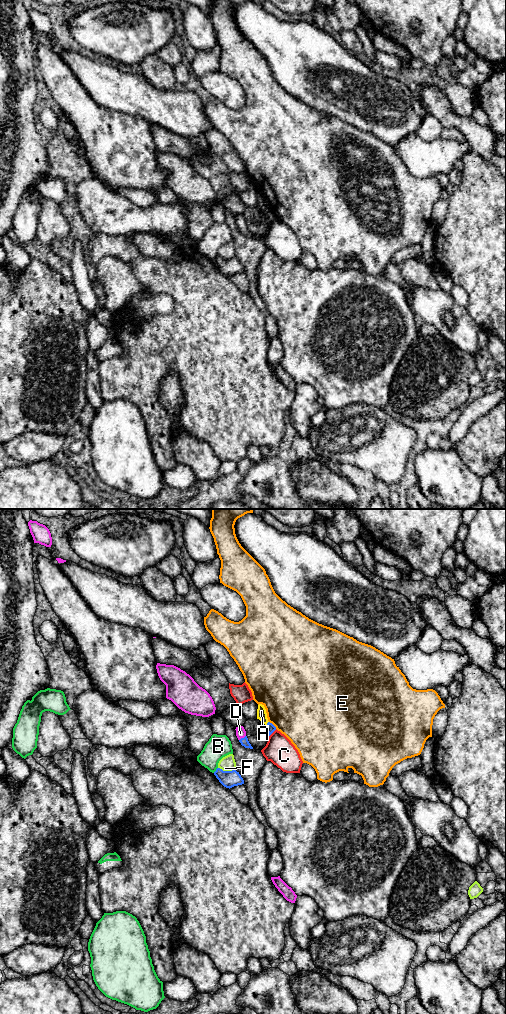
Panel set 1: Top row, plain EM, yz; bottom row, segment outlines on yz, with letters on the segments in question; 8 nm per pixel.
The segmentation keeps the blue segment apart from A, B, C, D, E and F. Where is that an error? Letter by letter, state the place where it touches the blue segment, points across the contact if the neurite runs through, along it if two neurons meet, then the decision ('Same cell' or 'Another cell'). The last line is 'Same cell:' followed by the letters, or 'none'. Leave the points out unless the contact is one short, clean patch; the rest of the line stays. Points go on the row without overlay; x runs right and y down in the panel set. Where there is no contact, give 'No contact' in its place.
A: Touches blue at yz (267, 211). Another cell
B: Touches blue at yz (216, 258). Boundary: yz (217, 255), (213, 260). Another cell
C: Touches blue at yz (272, 220). Another cell
D: Touches blue at yz (242, 226). Path across: yz (244, 229), (242, 226), (240, 219). Same cell
E: Touches blue at yz (273, 213). Another cell
F: Touches blue at yz (226, 259). Boundary: yz (218, 255), (223, 258), (234, 258). Another cell
Same cell: D

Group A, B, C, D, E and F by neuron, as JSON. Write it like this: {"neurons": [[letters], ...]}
{"neurons": [["A"], ["B"], ["C"], ["D"], ["E"], ["F"]]}

